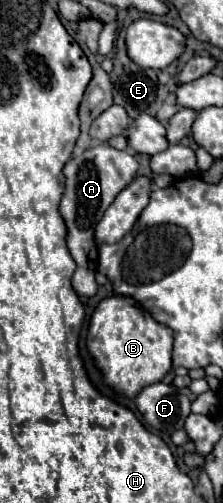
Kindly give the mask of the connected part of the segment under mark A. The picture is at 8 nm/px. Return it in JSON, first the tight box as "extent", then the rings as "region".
{"extent":[59,143,139,297],"region":[[[101,143],[97,147],[89,147],[79,157],[73,157],[65,163],[65,193],[59,203],[59,213],[67,225],[67,249],[77,263],[73,273],[73,289],[77,295],[93,297],[97,293],[95,283],[95,269],[97,269],[97,245],[93,239],[95,225],[101,221],[105,209],[113,203],[113,199],[127,187],[137,175],[139,163],[129,151],[119,151]]]}

